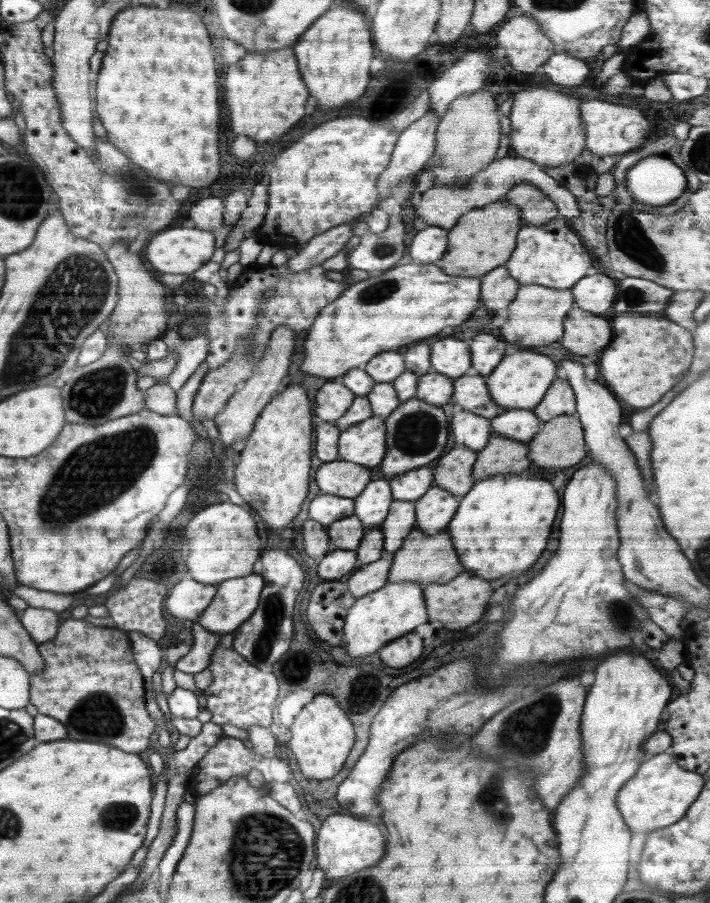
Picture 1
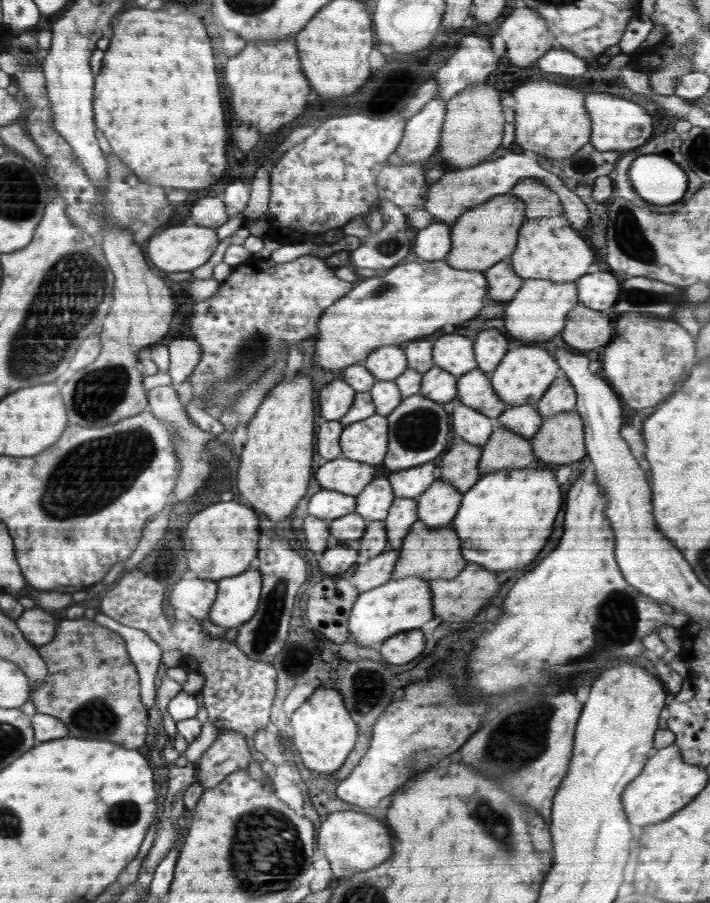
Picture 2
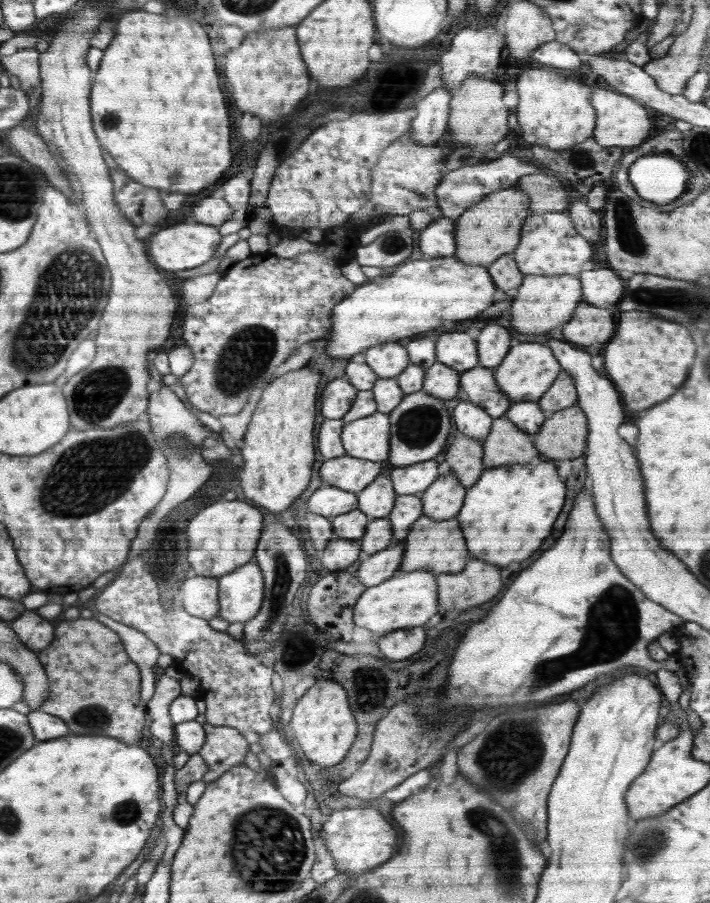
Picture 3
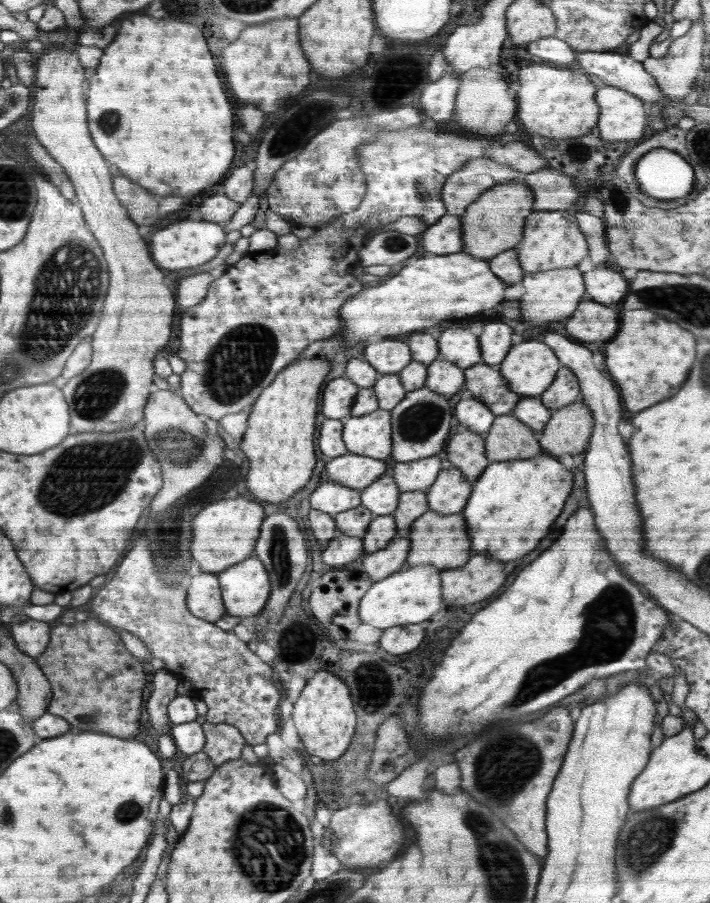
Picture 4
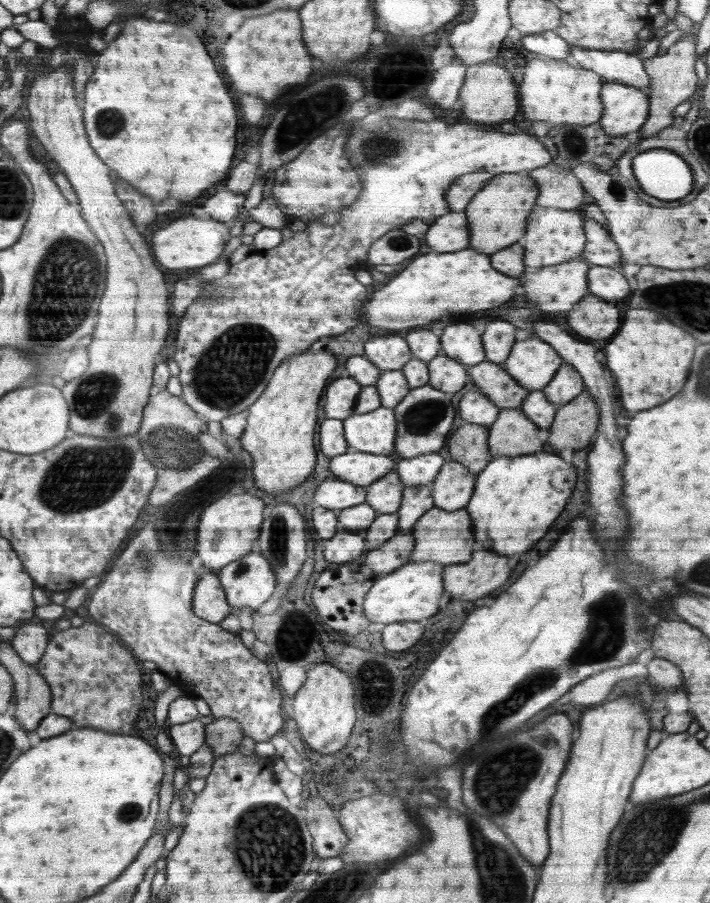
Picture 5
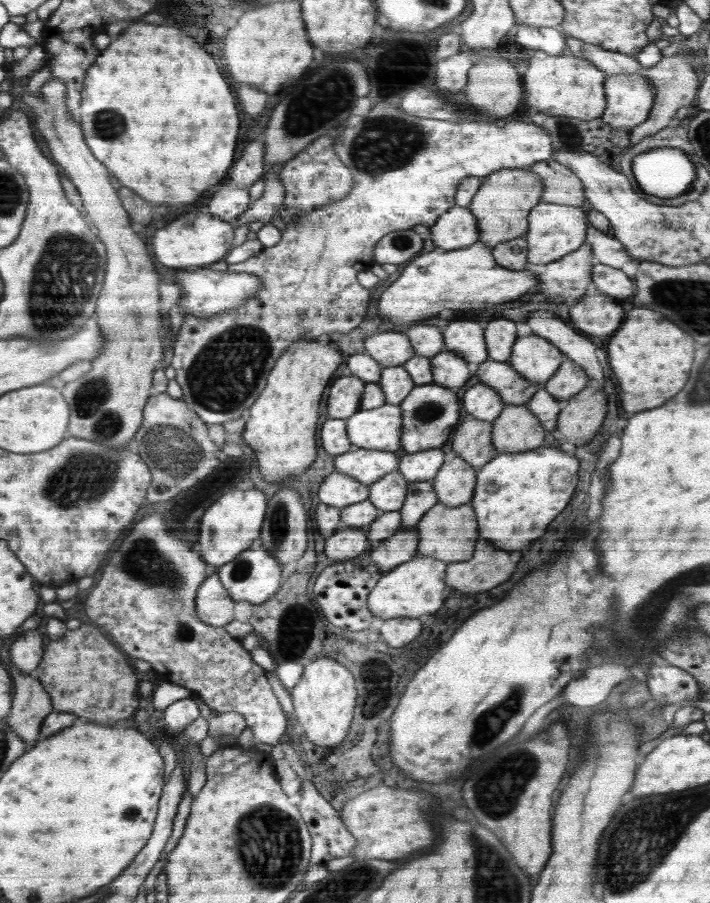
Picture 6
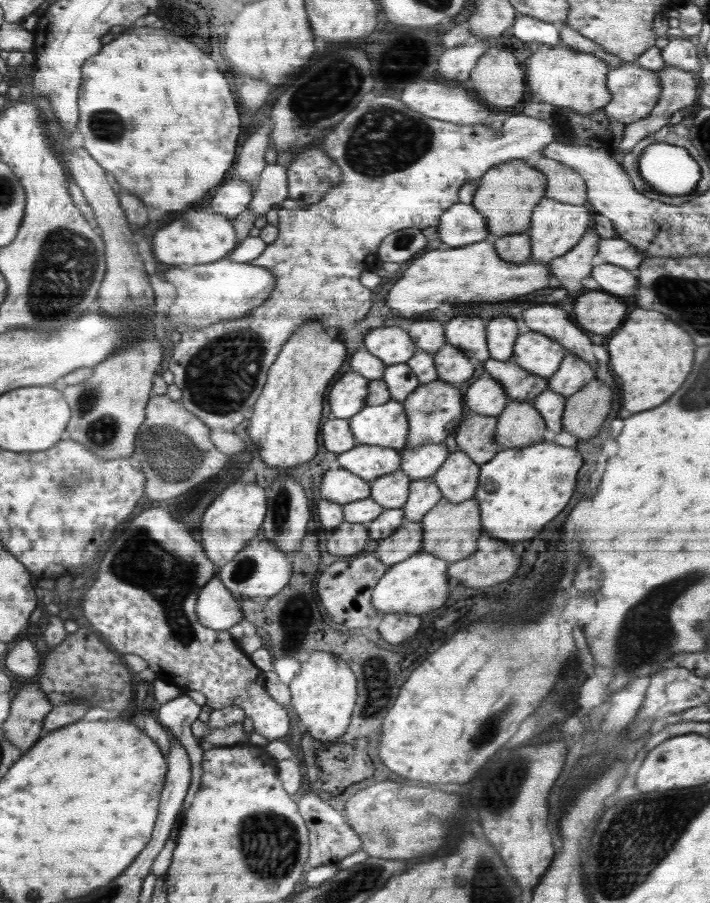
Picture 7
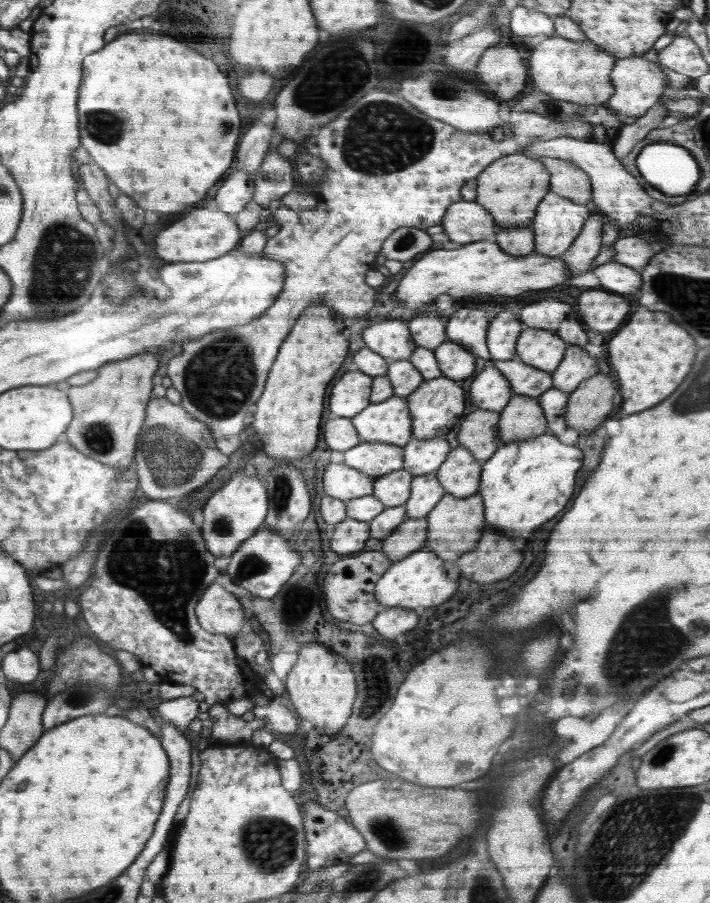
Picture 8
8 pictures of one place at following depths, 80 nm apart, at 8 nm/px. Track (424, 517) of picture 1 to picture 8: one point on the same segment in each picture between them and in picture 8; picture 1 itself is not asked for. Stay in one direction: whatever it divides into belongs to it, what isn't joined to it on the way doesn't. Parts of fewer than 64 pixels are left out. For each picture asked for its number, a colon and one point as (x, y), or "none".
2: (438, 504)
3: (443, 499)
4: (448, 494)
5: (452, 488)
6: (454, 484)
7: (457, 478)
8: (459, 475)

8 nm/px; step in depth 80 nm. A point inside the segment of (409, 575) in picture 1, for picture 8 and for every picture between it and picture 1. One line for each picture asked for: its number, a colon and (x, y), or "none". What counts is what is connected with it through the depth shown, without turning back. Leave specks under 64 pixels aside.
2: (430, 553)
3: (441, 548)
4: (441, 540)
5: (447, 537)
6: (449, 534)
7: (451, 532)
8: (455, 525)

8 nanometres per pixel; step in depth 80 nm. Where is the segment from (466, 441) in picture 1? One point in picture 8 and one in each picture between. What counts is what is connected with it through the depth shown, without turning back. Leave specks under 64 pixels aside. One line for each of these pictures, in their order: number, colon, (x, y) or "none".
2: (473, 427)
3: (472, 421)
4: (472, 415)
5: (475, 407)
6: (481, 401)
7: (485, 396)
8: (490, 390)

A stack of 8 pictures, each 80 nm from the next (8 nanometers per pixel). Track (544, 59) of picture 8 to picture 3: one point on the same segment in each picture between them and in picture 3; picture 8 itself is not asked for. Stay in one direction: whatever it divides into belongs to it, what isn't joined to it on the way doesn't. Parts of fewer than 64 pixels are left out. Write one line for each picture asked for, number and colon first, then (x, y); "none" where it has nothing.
3: (553, 111)
4: (556, 103)
5: (558, 92)
6: (562, 85)
7: (560, 76)

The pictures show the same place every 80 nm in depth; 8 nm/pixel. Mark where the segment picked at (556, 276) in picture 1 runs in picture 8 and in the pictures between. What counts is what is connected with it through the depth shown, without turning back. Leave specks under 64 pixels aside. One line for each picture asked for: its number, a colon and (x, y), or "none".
2: (548, 248)
3: (549, 244)
4: (551, 239)
5: (553, 235)
6: (555, 230)
7: (556, 227)
8: (558, 221)

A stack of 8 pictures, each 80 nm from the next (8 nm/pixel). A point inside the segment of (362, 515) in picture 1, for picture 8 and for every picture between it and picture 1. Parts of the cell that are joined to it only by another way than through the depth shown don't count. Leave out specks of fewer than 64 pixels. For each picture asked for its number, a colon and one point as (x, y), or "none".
2: (373, 503)
3: (376, 500)
4: (381, 497)
5: (384, 496)
6: (388, 493)
7: (390, 491)
8: (393, 489)

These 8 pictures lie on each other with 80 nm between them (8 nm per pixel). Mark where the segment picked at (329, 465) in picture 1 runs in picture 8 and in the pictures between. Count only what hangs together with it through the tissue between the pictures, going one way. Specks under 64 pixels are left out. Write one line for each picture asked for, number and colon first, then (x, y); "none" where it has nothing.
2: (347, 476)
3: (353, 474)
4: (353, 470)
5: (360, 468)
6: (365, 465)
7: (369, 462)
8: (375, 459)

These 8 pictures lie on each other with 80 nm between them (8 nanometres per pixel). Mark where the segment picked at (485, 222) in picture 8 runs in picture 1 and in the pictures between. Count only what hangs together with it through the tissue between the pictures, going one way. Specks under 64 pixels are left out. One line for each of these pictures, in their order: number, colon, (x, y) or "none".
1: (430, 243)
2: (434, 242)
3: (438, 239)
4: (445, 236)
5: (450, 233)
6: (457, 228)
7: (461, 224)

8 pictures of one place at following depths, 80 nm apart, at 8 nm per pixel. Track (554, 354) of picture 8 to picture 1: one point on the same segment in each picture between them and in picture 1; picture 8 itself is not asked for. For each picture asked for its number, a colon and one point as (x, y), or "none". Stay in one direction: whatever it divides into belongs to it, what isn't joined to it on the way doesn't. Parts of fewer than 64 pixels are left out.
1: (519, 381)
2: (524, 374)
3: (528, 370)
4: (529, 368)
5: (532, 363)
6: (534, 358)
7: (533, 351)

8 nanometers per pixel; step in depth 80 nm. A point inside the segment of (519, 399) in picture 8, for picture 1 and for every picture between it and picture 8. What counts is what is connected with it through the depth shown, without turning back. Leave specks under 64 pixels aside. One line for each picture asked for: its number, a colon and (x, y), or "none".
1: (500, 454)
2: (503, 450)
3: (506, 444)
4: (508, 438)
5: (512, 434)
6: (516, 429)
7: (519, 425)

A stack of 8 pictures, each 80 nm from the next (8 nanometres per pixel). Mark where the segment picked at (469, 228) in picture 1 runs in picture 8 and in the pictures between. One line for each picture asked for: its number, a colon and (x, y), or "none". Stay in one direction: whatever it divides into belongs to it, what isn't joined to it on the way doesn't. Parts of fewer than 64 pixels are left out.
2: (486, 234)
3: (492, 228)
4: (494, 222)
5: (497, 216)
6: (502, 204)
7: (506, 195)
8: (510, 188)

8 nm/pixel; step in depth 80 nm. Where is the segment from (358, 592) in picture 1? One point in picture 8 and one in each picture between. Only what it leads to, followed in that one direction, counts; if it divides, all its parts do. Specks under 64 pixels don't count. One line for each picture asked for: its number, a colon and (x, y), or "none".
2: (377, 571)
3: (373, 570)
4: (379, 564)
5: (396, 551)
6: (401, 546)
7: (407, 540)
8: (409, 536)

